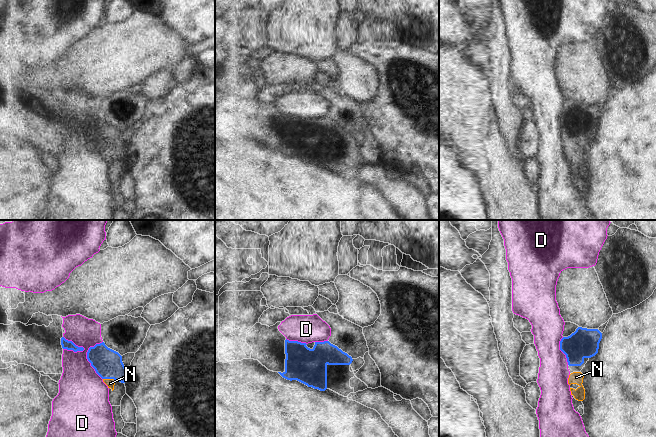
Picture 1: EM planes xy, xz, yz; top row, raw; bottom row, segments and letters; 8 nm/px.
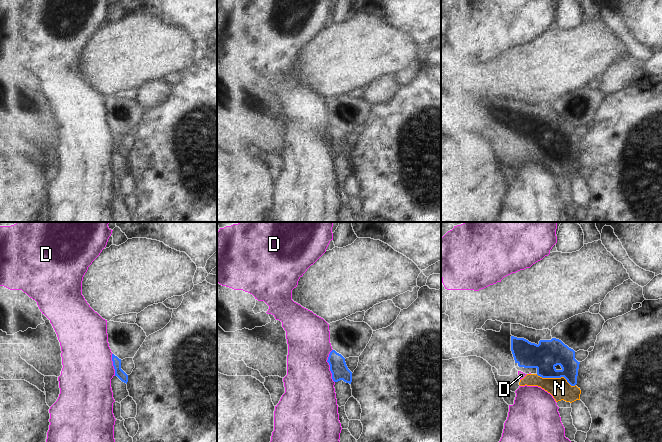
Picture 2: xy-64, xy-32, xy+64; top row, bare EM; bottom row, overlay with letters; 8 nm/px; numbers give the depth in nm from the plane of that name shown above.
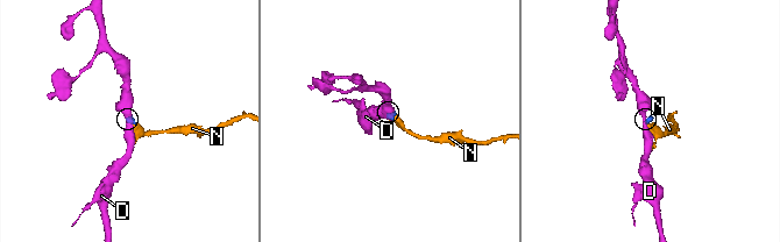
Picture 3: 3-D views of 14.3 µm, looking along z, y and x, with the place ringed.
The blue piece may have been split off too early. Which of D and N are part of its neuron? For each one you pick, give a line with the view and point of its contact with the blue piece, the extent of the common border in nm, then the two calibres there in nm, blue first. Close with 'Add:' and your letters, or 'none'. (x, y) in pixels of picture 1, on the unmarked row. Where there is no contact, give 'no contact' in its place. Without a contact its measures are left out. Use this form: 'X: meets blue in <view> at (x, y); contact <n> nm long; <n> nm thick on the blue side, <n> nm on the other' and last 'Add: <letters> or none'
N: meets blue in xy at (110, 154); contact 120 nm long; 220 nm thick on the blue side, 70 nm on the other
Add: N

